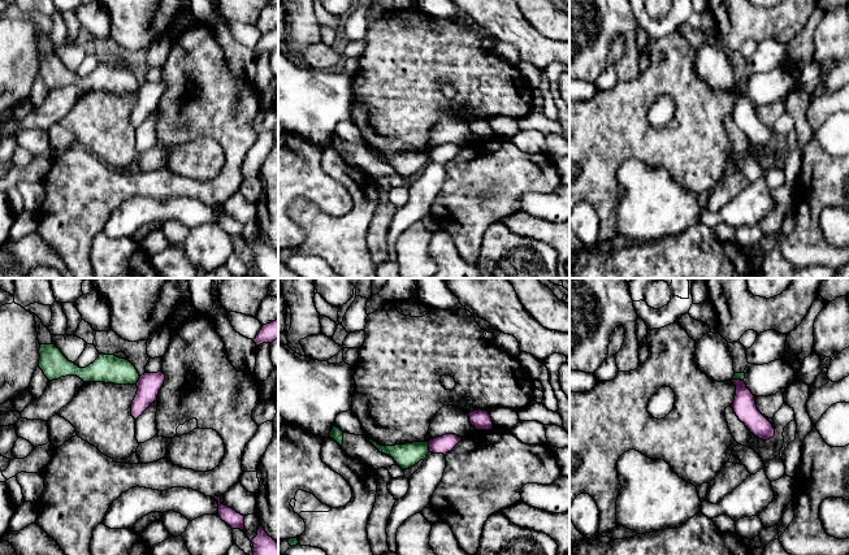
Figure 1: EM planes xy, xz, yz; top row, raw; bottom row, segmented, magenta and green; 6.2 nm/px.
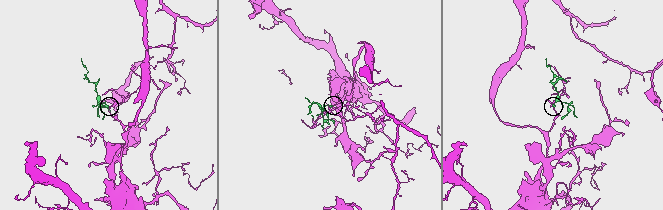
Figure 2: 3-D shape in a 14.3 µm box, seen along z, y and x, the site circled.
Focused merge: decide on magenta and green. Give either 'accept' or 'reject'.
reject

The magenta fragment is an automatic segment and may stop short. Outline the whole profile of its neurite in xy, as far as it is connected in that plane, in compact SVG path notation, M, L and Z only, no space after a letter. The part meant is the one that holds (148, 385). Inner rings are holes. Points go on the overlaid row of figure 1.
M160 370L157 373L144 373L137 382L137 395L131 403L131 416L137 420L143 412L157 400L160 389L165 381L165 374Z

